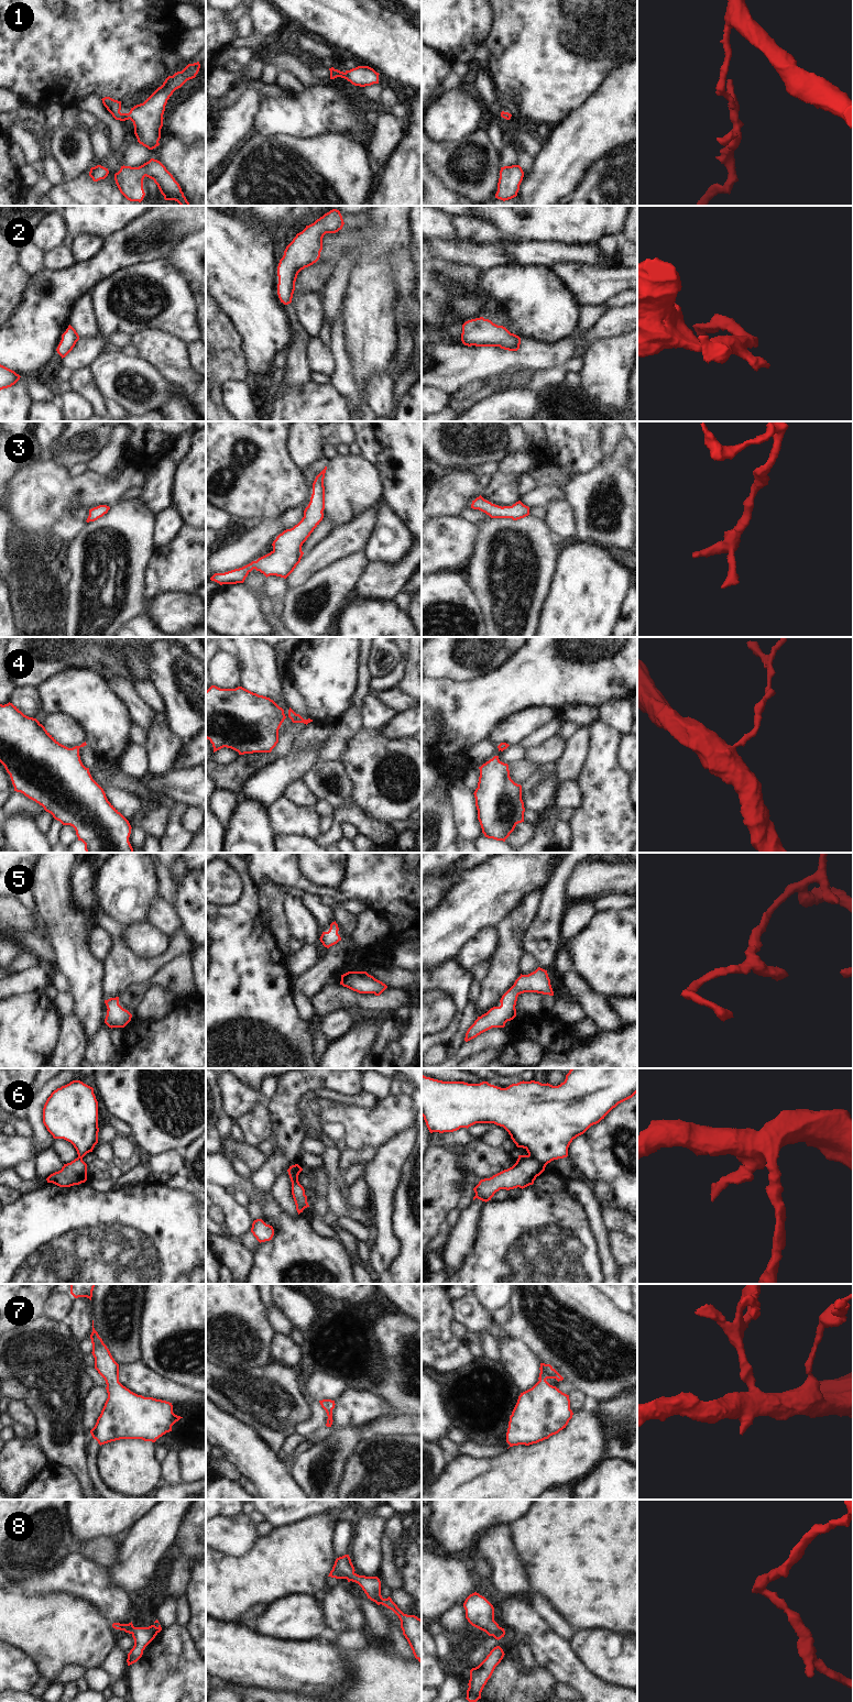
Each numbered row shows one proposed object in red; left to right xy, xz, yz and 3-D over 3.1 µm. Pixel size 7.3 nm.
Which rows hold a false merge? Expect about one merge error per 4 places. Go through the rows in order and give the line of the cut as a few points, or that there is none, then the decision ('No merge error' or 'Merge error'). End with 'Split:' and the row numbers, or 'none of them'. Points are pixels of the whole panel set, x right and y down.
1: No split. No merge error
2: No split. No merge error
3: No split. No merge error
4: No split. No merge error
5: No split. No merge error
6: Split along yz (528, 1154), (544, 1167). Merge error
7: No split. No merge error
8: No split. No merge error
Split: 6

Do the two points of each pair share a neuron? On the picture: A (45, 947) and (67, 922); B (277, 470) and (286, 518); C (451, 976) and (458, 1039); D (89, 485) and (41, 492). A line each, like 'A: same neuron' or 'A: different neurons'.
A: different neurons
B: different neurons
C: different neurons
D: same neuron

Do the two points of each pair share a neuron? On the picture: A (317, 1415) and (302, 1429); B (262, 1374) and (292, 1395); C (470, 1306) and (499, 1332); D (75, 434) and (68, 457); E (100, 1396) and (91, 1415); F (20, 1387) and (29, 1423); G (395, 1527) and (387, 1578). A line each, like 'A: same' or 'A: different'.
A: same
B: same
C: same
D: same
E: same
F: different
G: same

